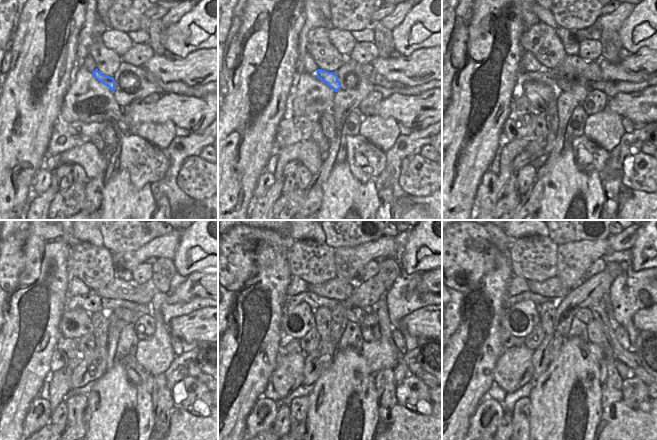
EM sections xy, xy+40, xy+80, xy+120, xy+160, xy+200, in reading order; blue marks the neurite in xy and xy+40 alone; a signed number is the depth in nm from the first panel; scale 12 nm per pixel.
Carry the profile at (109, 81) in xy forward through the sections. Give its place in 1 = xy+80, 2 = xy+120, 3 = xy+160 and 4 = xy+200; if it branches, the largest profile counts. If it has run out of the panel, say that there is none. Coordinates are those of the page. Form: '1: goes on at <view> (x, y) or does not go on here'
1: goes on at xy+80 (562, 85)
2: goes on at xy+120 (128, 316)
3: goes on at xy+160 (356, 315)
4: goes on at xy+200 (584, 314)

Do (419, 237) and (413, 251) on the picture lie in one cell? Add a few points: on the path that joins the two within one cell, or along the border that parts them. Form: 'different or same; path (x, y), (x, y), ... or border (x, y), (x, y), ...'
same; path (419, 240), (415, 248)

